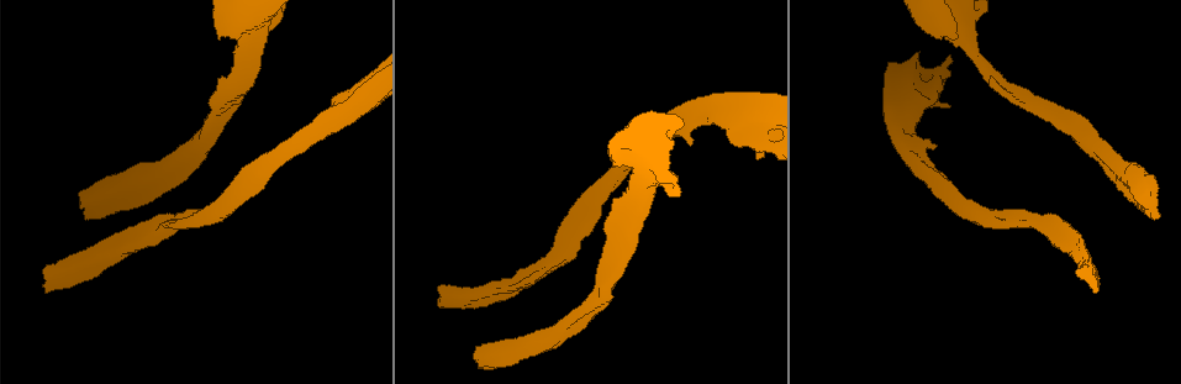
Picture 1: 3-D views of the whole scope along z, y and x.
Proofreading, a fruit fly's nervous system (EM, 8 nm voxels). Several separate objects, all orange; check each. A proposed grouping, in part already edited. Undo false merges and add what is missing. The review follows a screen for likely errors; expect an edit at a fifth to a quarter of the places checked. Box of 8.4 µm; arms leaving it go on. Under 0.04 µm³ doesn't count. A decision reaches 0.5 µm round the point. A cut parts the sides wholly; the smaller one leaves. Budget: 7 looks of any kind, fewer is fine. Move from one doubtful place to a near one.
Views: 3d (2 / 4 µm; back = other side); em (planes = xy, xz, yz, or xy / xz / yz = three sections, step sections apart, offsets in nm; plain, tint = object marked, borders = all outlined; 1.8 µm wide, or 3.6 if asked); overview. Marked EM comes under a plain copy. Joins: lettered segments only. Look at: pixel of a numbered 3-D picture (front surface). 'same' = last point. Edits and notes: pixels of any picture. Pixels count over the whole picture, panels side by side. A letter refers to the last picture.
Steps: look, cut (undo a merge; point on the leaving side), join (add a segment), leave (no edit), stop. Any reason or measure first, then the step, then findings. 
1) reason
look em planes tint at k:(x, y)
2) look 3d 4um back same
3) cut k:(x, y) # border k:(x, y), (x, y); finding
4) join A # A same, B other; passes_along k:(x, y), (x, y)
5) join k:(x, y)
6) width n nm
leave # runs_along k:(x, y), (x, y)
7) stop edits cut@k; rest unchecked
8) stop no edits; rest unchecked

stops while still wide
look em xy step 8 tint at 1:(220, 35)

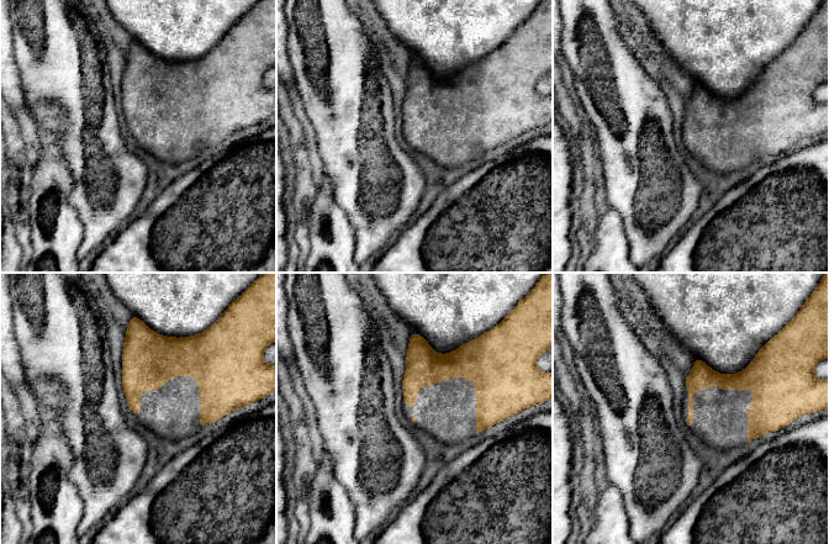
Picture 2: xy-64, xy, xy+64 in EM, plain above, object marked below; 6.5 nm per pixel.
another direction
look em planes borders same

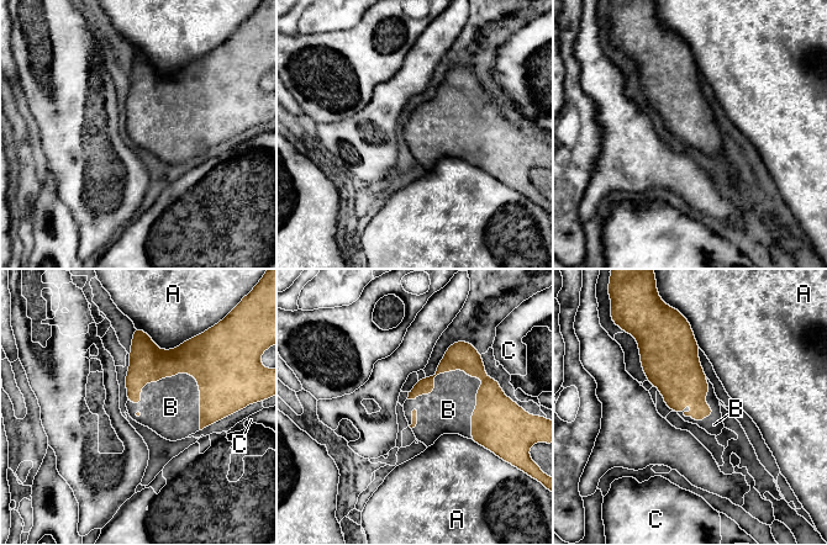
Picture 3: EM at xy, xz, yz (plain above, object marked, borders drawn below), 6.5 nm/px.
longest_contact B 500 nm
join B # A other, B same, C other; passes_along 3:(493, 406), (468, 376), (448, 408); the cell continues

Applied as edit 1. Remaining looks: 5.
look overview

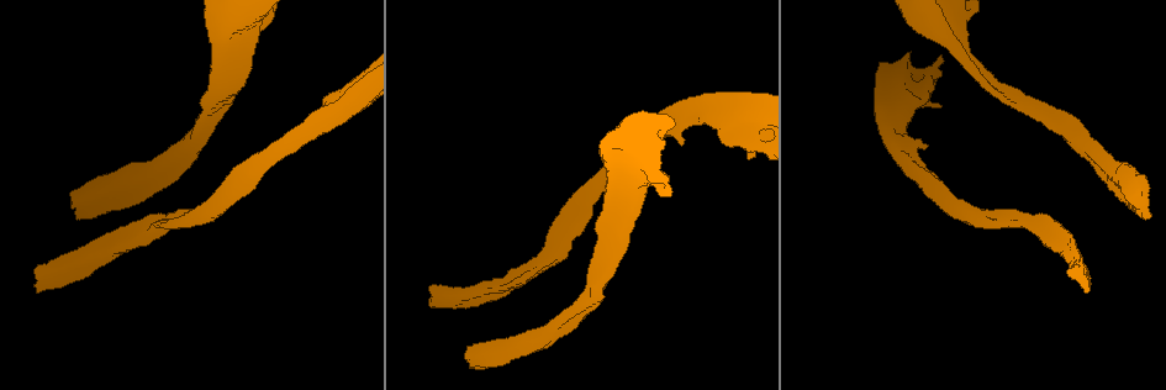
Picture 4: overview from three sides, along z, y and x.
touches itself
look 3d 2um at 4:(548, 234)

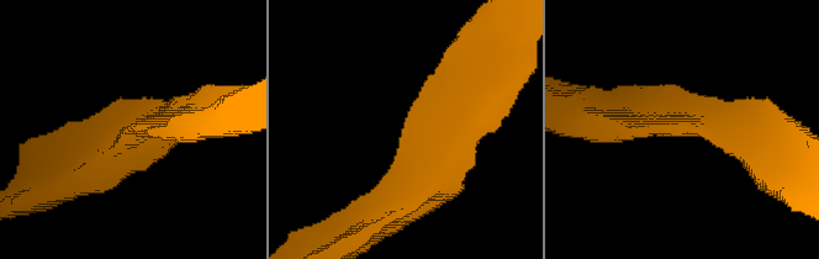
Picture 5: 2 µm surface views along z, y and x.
now the EM
look em yz step 4 borders at 5:(408, 122)

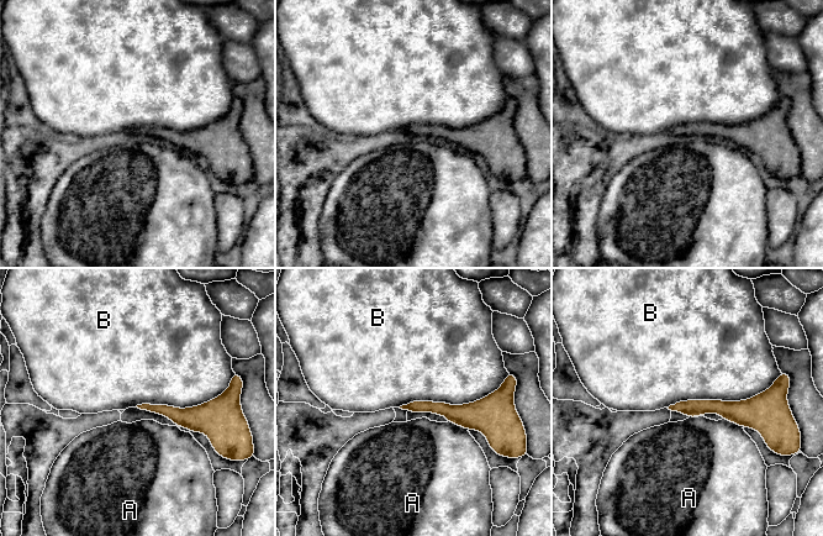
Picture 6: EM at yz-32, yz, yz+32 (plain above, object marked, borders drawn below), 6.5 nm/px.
width 60 nm
leave # A other, B other; border 6:(773, 383), (747, 399), (668, 408); continuous, no second cell

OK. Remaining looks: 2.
long arm stops here
look em xz step 16 borders at 4:(37, 289)

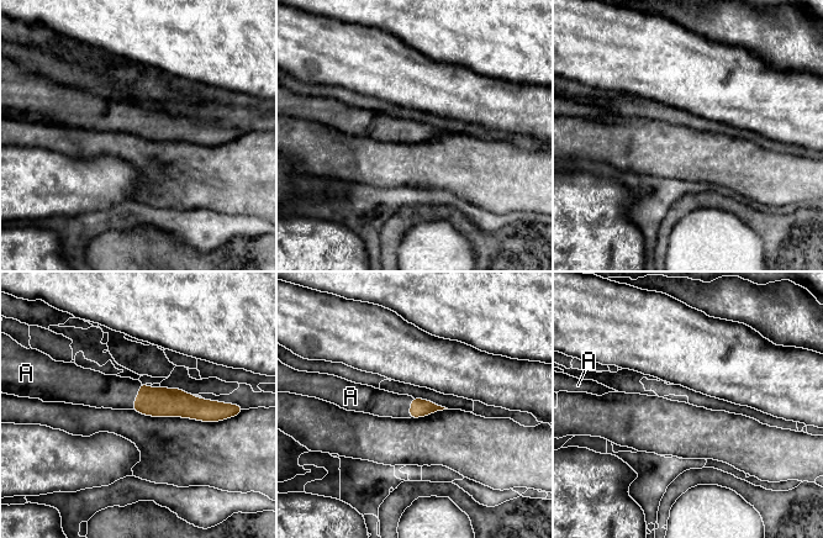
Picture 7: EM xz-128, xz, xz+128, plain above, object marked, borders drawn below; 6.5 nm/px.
join A # A same; passes_along 7:(157, 402), (138, 396), (110, 391); the cell continues

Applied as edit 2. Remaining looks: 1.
stop edits join@3, join@7; rest unchecked

